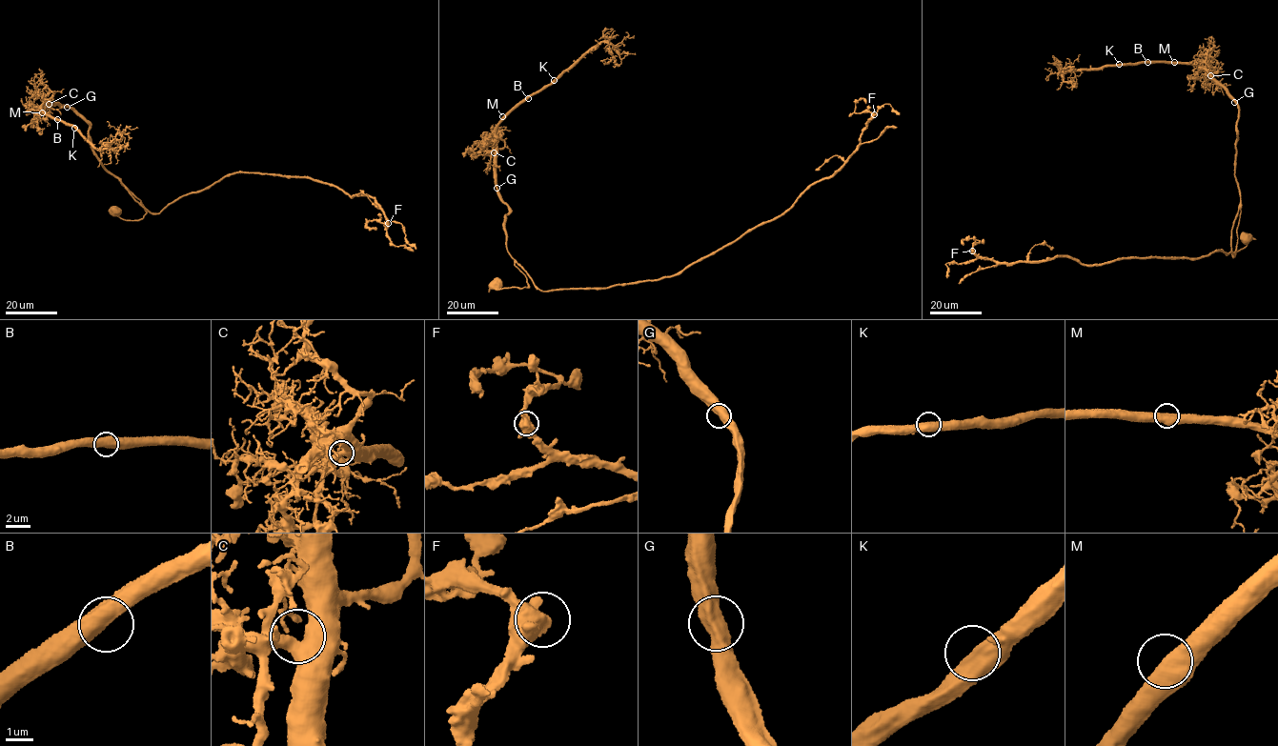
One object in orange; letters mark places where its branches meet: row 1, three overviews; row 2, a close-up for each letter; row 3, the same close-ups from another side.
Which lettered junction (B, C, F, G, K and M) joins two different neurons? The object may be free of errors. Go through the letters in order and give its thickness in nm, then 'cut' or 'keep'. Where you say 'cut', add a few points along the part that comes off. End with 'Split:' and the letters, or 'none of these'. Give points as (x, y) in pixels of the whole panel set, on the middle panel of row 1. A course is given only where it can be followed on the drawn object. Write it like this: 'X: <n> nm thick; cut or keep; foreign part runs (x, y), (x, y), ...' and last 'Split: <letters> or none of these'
B: 600 nm thick; keep
C: 500 nm thick; keep
F: 600 nm thick; keep
G: 600 nm thick; keep
K: 550 nm thick; keep
M: 550 nm thick; keep
Split: none of these

